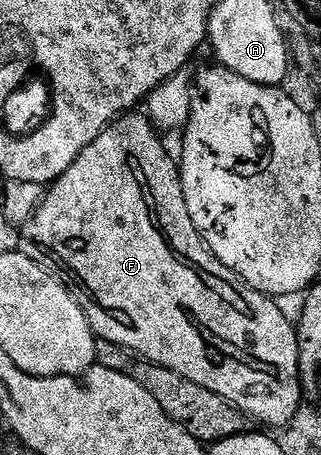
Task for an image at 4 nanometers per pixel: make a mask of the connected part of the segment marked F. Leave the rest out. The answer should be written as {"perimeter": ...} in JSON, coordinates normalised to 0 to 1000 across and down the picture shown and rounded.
{"perimeter":[[[405,246],[380,251],[364,266],[349,268],[280,321],[209,369],[196,387],[150,411],[128,453],[78,490],[72,512],[93,523],[84,556],[109,569],[150,602],[165,602],[215,633],[221,651],[259,677],[293,734],[321,752],[343,752],[399,769],[430,789],[474,796],[533,818],[558,818],[595,844],[620,844],[620,853],[645,853],[645,862],[670,862],[695,879],[707,879],[735,901],[754,901],[766,919],[791,930],[816,927],[826,936],[891,938],[944,895],[944,842],[938,837],[938,793],[931,791],[931,745],[925,719],[872,681],[866,666],[835,646],[813,646],[763,626],[735,602],[710,593],[673,563],[654,554],[636,527],[620,519],[607,492],[595,484],[595,466],[583,466],[583,440],[570,431],[570,404],[555,358],[514,332],[502,314],[505,297],[486,277],[449,248]]]}

